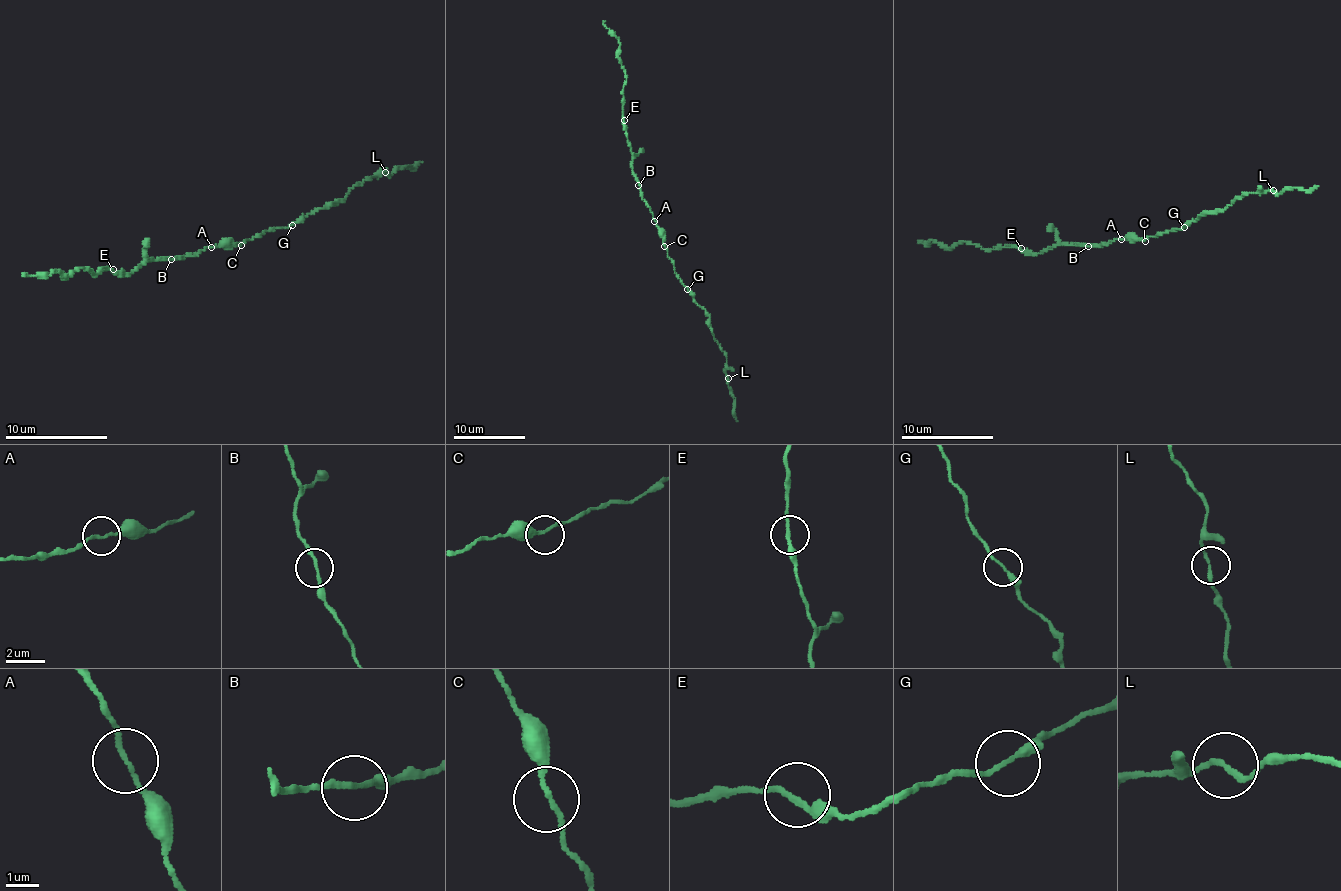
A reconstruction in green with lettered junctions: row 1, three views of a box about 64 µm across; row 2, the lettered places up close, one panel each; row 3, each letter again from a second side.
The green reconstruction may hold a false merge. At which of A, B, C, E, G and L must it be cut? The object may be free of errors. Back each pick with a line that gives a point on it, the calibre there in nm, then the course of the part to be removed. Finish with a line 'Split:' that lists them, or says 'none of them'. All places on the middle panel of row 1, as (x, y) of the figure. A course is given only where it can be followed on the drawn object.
Split: none of them

